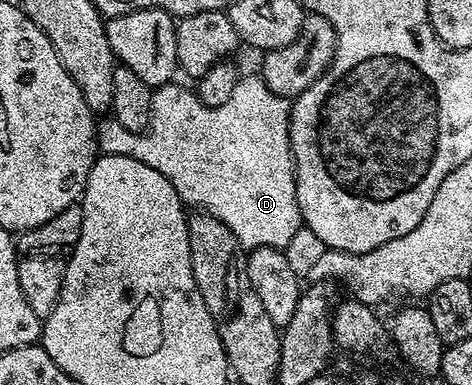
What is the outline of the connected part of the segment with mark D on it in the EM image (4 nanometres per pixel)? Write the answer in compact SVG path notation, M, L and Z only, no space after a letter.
M245 75L239 78L233 86L232 93L228 95L227 100L215 107L207 107L198 100L194 91L179 92L178 83L158 85L151 94L151 123L147 125L145 131L140 134L125 130L125 126L121 126L121 122L117 122L113 118L100 119L97 124L97 148L100 153L110 154L112 156L132 156L137 162L147 164L153 170L157 170L165 178L169 178L169 182L177 190L180 200L187 206L198 206L200 209L206 210L212 216L216 216L221 223L231 232L236 241L240 245L247 244L248 247L258 247L260 244L269 244L279 246L287 240L289 235L295 229L300 227L301 217L299 214L299 205L293 202L293 165L290 159L285 156L285 104L283 108L284 97L280 93L272 92L267 86L266 79L255 76Z

